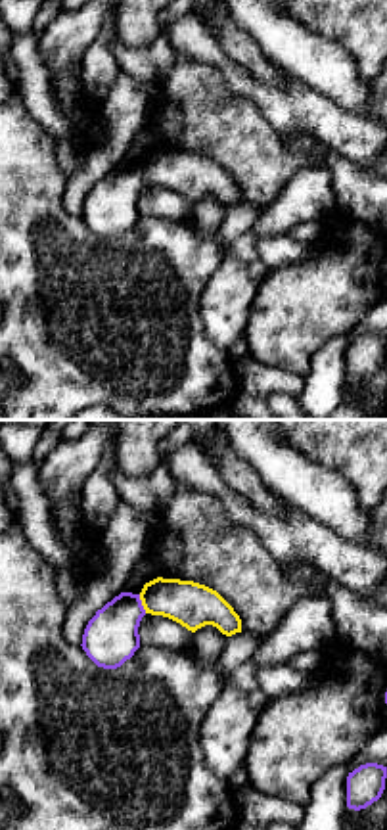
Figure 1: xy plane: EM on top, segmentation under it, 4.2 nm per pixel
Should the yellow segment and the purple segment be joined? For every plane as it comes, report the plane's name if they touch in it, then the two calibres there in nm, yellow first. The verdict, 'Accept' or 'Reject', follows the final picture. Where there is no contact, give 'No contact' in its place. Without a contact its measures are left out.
Touches yellow in xy. Thickness 190 nm (yellow) against 220 nm

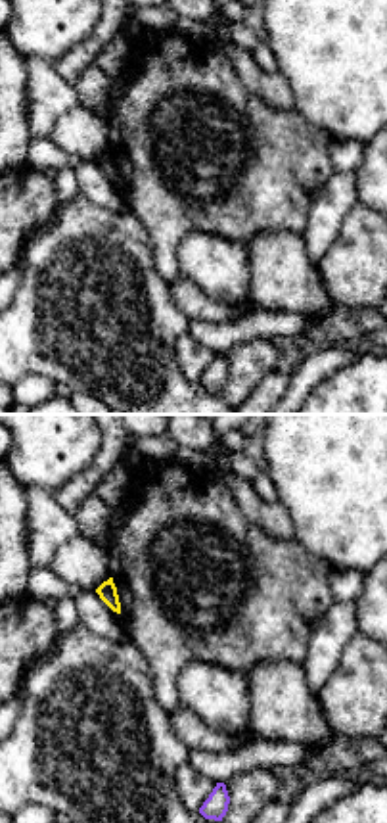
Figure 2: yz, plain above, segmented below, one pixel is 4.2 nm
No contact

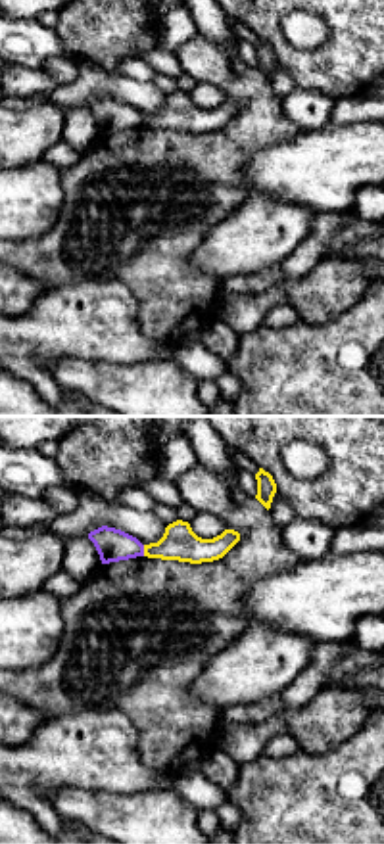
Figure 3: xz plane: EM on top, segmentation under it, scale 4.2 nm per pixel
Touches yellow in xz. Thickness 150 nm (yellow) against 140 nm

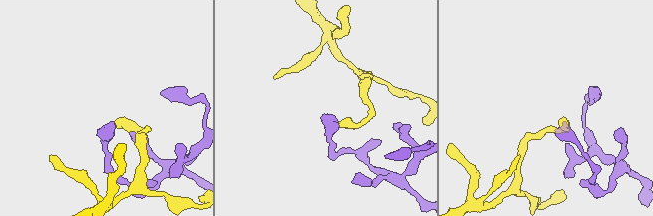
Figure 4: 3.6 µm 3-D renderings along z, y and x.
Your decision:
Reject

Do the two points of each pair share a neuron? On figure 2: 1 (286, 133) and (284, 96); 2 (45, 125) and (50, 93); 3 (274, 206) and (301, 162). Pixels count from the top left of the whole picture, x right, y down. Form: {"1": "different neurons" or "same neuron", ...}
{"1": "different neurons", "2": "same neuron", "3": "same neuron"}

